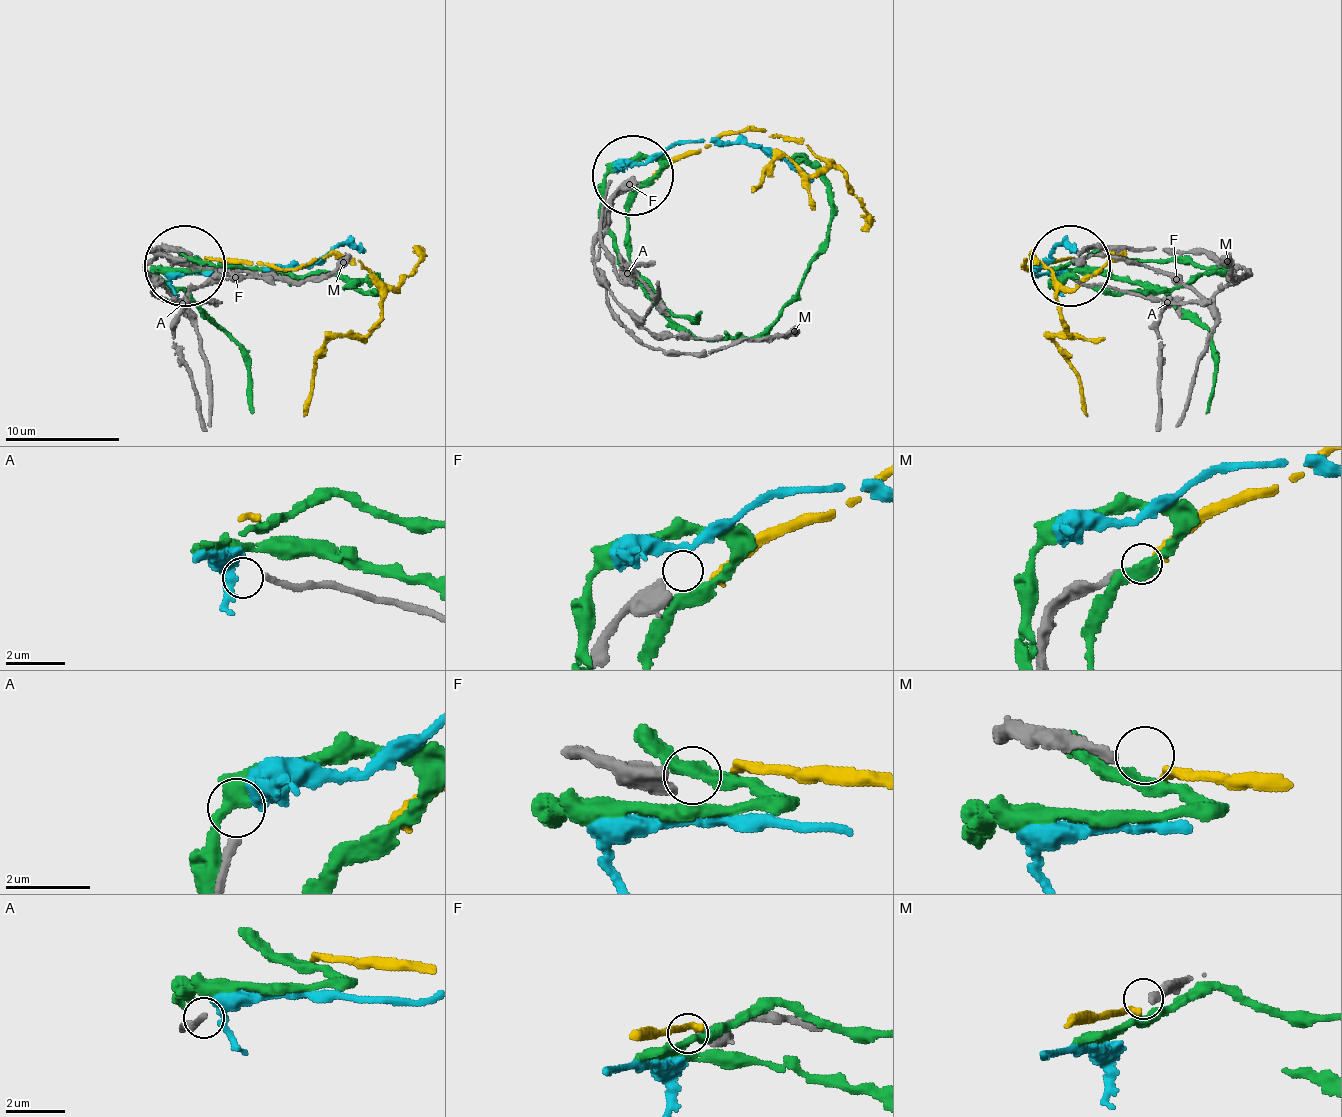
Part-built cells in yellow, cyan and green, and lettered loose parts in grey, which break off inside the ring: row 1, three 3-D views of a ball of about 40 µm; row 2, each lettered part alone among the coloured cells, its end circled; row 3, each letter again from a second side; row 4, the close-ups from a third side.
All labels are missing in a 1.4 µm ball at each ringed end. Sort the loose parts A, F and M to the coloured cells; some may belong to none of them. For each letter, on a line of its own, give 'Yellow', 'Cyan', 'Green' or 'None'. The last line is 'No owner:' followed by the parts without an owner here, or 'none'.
A: Cyan
F: None
M: Yellow
No owner: F

